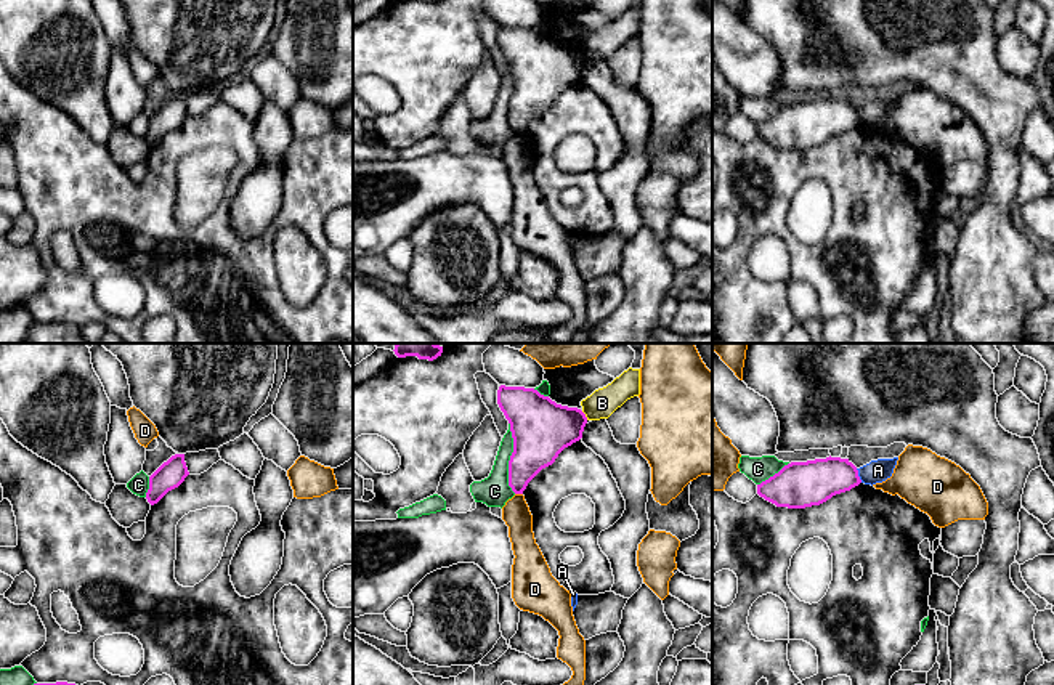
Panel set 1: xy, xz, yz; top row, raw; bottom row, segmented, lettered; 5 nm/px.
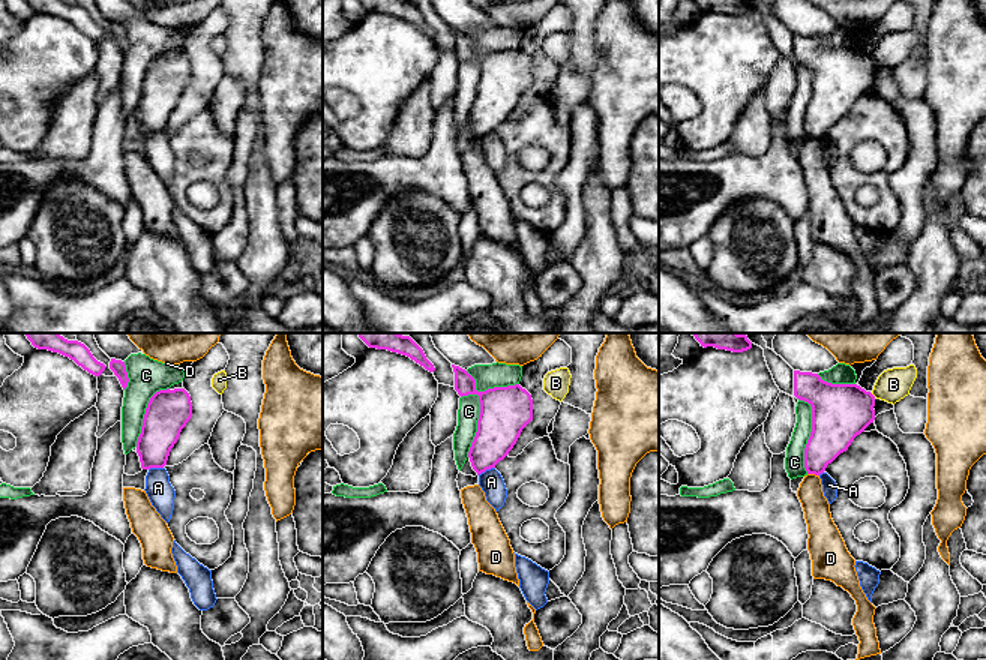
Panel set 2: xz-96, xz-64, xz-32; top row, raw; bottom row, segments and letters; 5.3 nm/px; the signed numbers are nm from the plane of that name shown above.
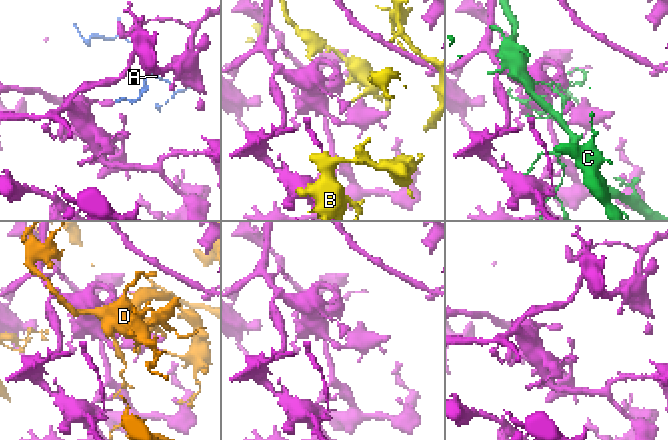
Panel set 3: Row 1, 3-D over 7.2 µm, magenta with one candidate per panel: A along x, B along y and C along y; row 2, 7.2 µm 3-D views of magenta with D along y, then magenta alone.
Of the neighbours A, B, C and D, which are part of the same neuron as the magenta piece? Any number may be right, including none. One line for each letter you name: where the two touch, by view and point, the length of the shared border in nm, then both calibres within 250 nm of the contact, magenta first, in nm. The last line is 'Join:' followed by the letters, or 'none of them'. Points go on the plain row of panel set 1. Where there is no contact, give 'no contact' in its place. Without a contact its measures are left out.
Join: none of them

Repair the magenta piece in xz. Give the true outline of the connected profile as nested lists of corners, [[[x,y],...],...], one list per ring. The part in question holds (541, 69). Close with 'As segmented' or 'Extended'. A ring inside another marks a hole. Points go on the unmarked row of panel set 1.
[[[501,26],[497,45],[510,64],[513,79],[509,127],[515,135],[523,135],[542,109],[582,79],[587,58],[578,48],[557,45],[537,30],[525,27]]]. As segmented

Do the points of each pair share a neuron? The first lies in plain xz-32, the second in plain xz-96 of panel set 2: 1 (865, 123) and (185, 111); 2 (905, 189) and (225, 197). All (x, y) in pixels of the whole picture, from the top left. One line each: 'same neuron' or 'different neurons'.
1: different neurons
2: different neurons

